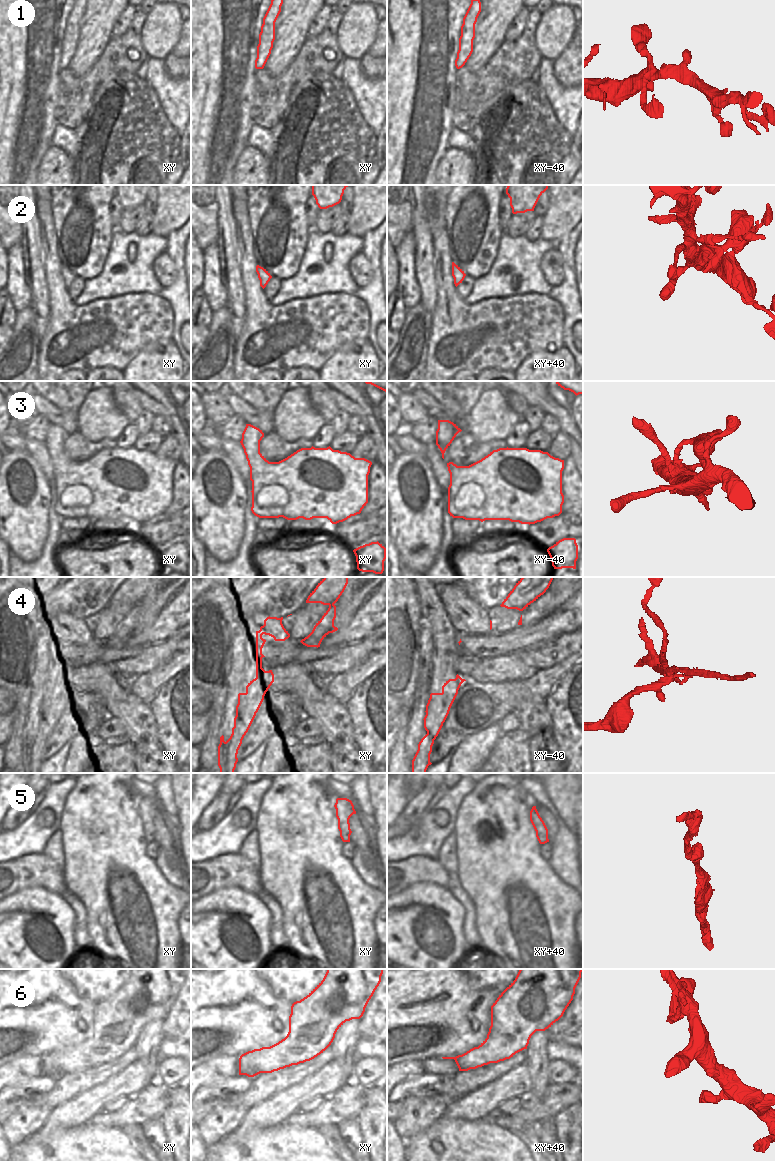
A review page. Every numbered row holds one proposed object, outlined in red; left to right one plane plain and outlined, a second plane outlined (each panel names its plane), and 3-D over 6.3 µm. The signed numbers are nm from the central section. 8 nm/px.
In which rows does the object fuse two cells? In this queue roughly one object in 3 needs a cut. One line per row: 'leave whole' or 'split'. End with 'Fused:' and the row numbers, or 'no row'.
1: leave whole
2: leave whole
3: leave whole
4: split
5: leave whole
6: leave whole
Fused: 4

